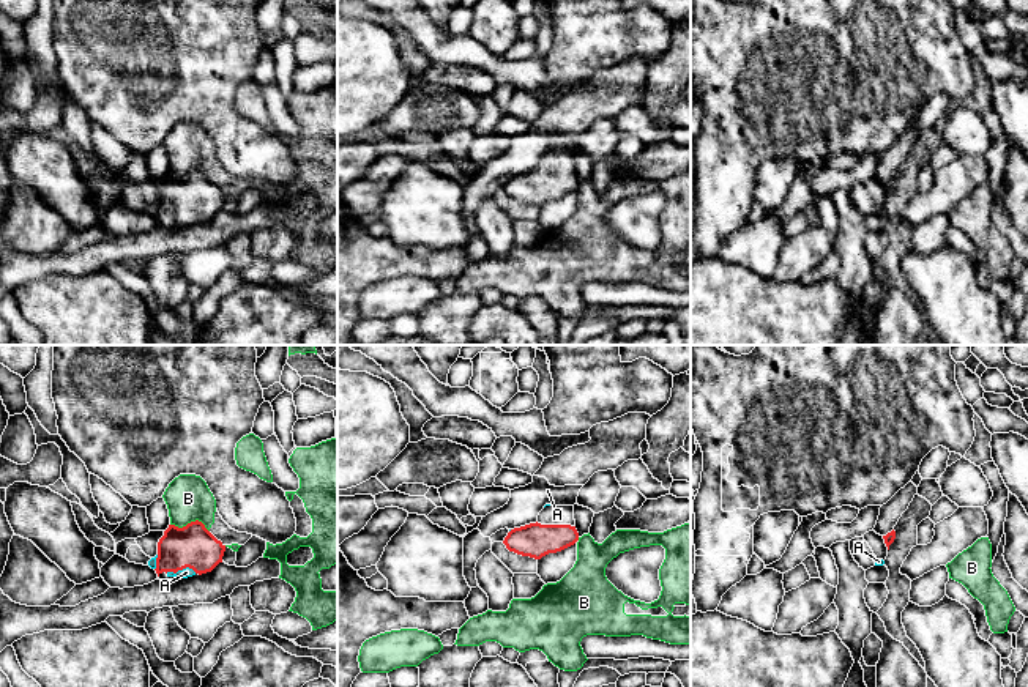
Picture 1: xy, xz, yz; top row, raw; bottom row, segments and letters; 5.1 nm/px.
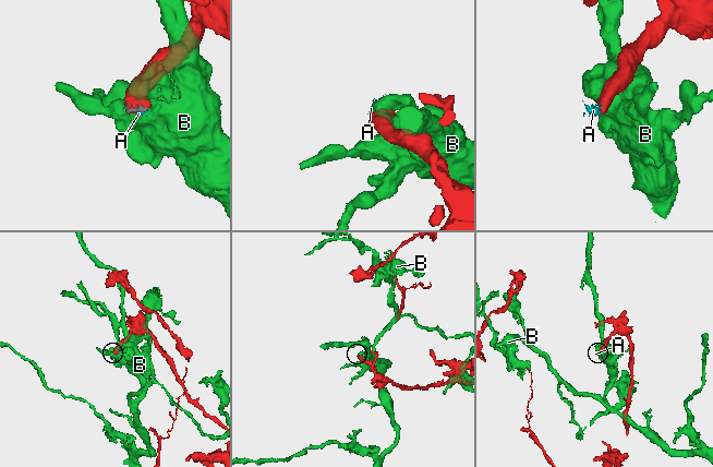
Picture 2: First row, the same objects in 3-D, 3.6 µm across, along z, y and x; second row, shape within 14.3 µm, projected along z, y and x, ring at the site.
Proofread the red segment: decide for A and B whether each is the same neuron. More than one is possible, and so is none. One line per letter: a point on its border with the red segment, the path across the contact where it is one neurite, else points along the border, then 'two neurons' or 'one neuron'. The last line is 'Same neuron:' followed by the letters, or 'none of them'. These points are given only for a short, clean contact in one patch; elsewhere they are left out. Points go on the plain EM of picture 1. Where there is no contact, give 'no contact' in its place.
A: contact xy (182, 216); one neuron
B: contact xy (191, 169); two neurons
Same neuron: A

